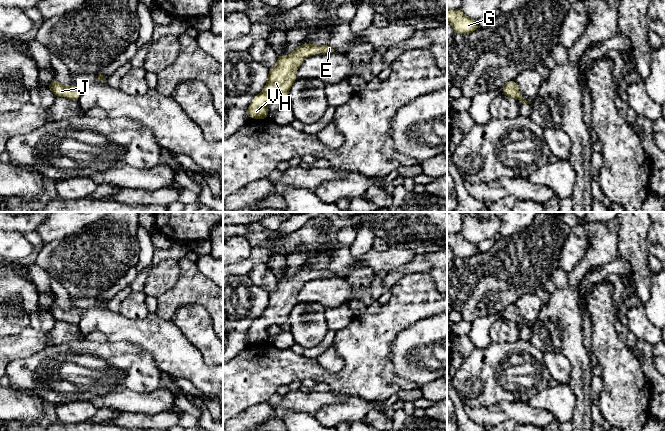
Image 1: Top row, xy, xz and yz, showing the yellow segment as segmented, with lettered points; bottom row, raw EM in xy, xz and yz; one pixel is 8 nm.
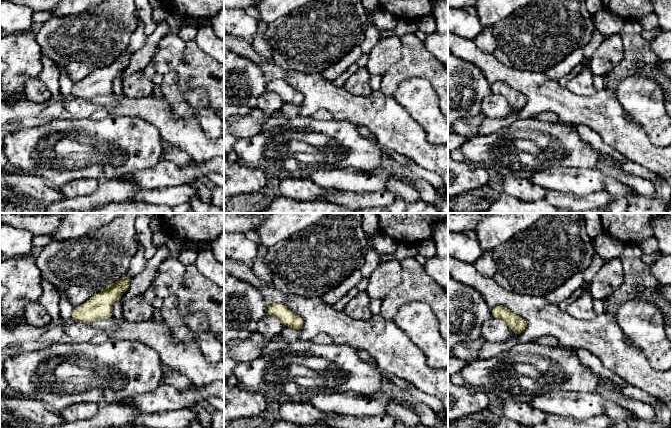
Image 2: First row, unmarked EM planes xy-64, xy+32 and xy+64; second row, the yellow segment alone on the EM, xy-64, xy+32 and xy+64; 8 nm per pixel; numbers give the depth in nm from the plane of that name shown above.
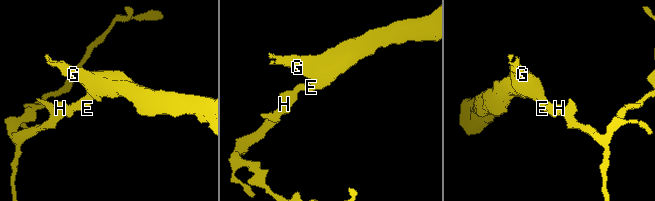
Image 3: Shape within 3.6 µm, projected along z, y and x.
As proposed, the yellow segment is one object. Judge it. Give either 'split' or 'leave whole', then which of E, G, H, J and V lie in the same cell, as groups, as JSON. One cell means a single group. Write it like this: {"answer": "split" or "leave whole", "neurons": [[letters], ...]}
{"answer": "leave whole", "neurons": [["E", "G", "H", "J", "V"]]}

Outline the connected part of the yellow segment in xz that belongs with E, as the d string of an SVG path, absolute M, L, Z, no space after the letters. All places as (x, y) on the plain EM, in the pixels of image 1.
M301 268L290 279L278 280L277 288L268 294L268 305L259 319L248 330L251 343L267 343L267 328L288 322L288 316L297 303L296 295L307 281L335 275L329 269Z

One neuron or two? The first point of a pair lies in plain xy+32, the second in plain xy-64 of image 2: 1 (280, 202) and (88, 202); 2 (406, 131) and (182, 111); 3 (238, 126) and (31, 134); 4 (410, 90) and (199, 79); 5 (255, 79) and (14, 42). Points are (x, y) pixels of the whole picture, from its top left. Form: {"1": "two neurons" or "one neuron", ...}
{"1": "two neurons", "2": "two neurons", "3": "two neurons", "4": "two neurons", "5": "one neuron"}

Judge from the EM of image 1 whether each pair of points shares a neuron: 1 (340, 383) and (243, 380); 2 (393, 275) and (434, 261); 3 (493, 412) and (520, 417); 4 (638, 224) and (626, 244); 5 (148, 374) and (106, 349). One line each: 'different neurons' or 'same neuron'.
1: same neuron
2: same neuron
3: same neuron
4: same neuron
5: same neuron

